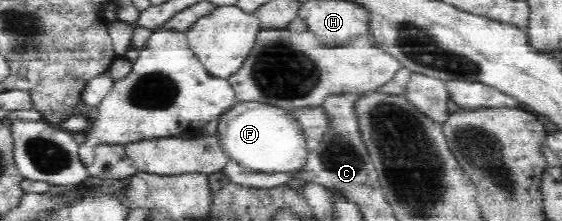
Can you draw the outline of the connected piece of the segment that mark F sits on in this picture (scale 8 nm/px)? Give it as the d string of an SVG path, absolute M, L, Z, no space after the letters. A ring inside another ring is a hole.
M260 102L237 103L231 107L219 117L217 134L232 159L254 171L298 169L308 152L304 148L304 139L294 116L285 109Z

